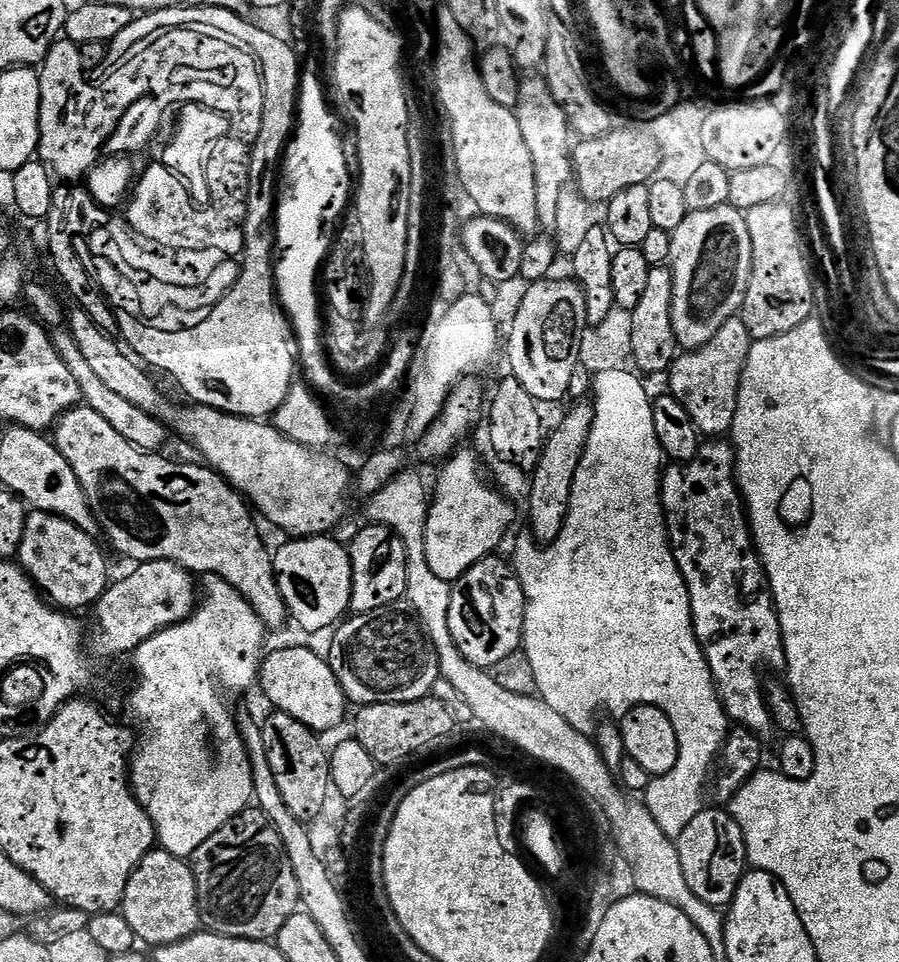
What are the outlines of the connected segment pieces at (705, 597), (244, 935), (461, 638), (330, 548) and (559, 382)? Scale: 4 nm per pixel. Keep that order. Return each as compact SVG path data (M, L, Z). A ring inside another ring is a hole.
M704 442L693 460L668 467L662 472L660 502L664 506L664 525L668 527L668 545L690 594L694 634L702 646L702 654L710 666L716 692L729 721L764 738L768 731L773 731L774 725L768 713L768 704L764 701L760 671L763 668L785 667L784 643L772 591L768 589L768 575L764 572L756 545L752 543L746 505L736 483L736 453L731 443Z
M249 806L240 812L218 834L210 834L202 846L190 857L194 886L198 898L198 914L201 925L219 936L233 936L239 940L271 941L286 926L286 922L301 907L298 894L298 880L290 858L283 848L282 838L267 820L266 814L256 806Z
M489 554L479 560L466 574L462 574L452 584L452 597L448 611L450 634L458 646L458 650L476 668L491 670L506 654L521 651L524 639L524 595L515 571L507 559L499 560L499 555Z
M328 534L292 538L284 542L288 544L275 549L272 558L278 590L288 607L288 615L308 632L327 633L345 619L352 604L352 557L345 545L343 548L332 538Z
M549 278L537 284L527 285L524 297L516 308L516 317L512 320L512 329L508 332L508 364L510 375L526 388L537 402L552 404L555 400L568 396L570 378L578 366L581 331L585 327L590 305L584 296L584 290L575 279L556 280Z

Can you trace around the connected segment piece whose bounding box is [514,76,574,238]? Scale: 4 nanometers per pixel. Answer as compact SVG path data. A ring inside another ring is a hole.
M525 77L521 83L518 102L515 109L518 126L522 131L523 142L529 147L531 160L534 162L535 174L535 206L538 210L538 220L541 233L549 238L555 237L557 227L558 199L562 188L573 181L572 166L572 132L568 118L556 100L551 96L549 86L543 77Z

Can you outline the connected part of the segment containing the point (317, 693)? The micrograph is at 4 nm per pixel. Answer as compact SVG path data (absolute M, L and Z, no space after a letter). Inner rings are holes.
M280 648L263 657L258 673L258 688L264 691L264 696L273 705L275 711L284 712L290 718L302 722L307 728L317 734L336 728L344 720L344 704L346 697L340 683L334 678L334 670L328 665L327 659L308 648Z

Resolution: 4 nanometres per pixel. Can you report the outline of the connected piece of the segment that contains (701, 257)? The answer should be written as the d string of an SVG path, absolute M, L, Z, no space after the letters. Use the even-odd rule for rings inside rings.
M729 203L712 210L689 211L682 224L672 231L671 239L674 338L681 349L701 348L744 307L753 256L746 215Z

